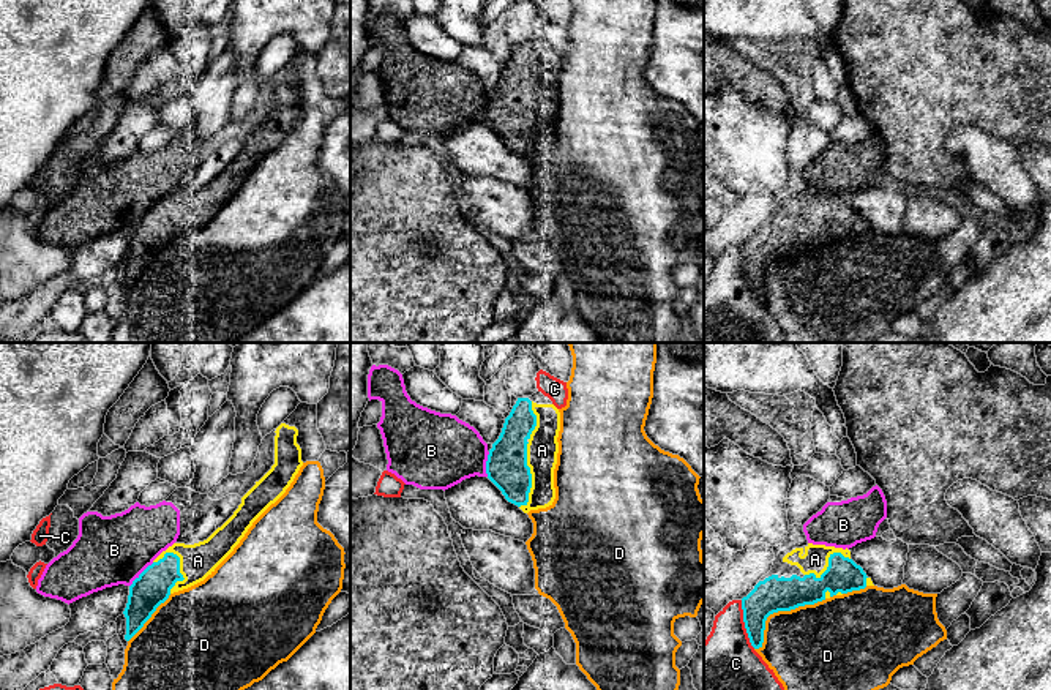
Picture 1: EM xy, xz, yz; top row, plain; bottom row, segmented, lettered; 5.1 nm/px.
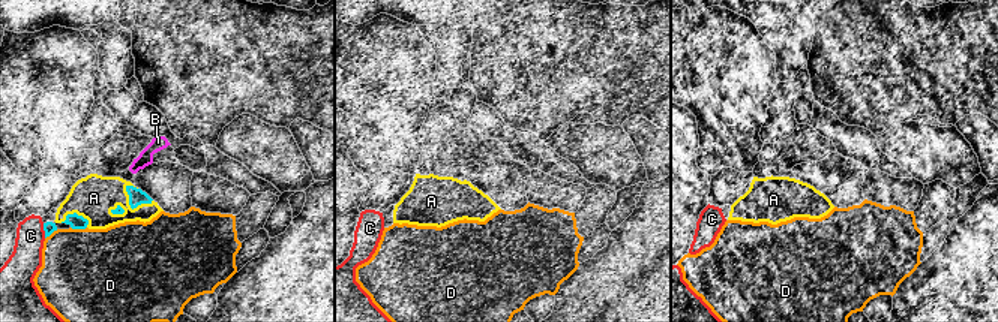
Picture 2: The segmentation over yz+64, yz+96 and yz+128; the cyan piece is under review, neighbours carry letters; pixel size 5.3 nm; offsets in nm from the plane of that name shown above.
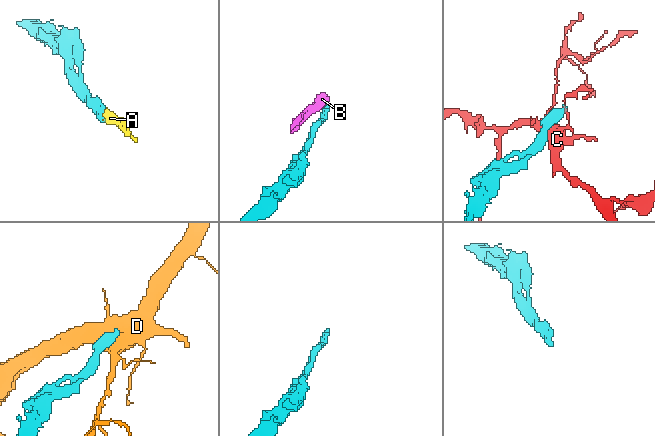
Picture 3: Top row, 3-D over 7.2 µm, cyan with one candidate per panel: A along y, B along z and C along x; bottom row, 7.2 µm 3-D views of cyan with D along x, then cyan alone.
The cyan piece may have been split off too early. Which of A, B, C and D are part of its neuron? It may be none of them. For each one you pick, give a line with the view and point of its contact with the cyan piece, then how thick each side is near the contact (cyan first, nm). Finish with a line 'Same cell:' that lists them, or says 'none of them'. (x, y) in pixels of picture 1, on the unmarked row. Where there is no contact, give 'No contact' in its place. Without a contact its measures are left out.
A: Touches cyan at xz (531, 122). Thickness 220 nm (cyan) against 160 nm
Same cell: A

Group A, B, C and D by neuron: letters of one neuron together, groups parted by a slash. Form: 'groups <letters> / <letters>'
groups A / B / C / D

